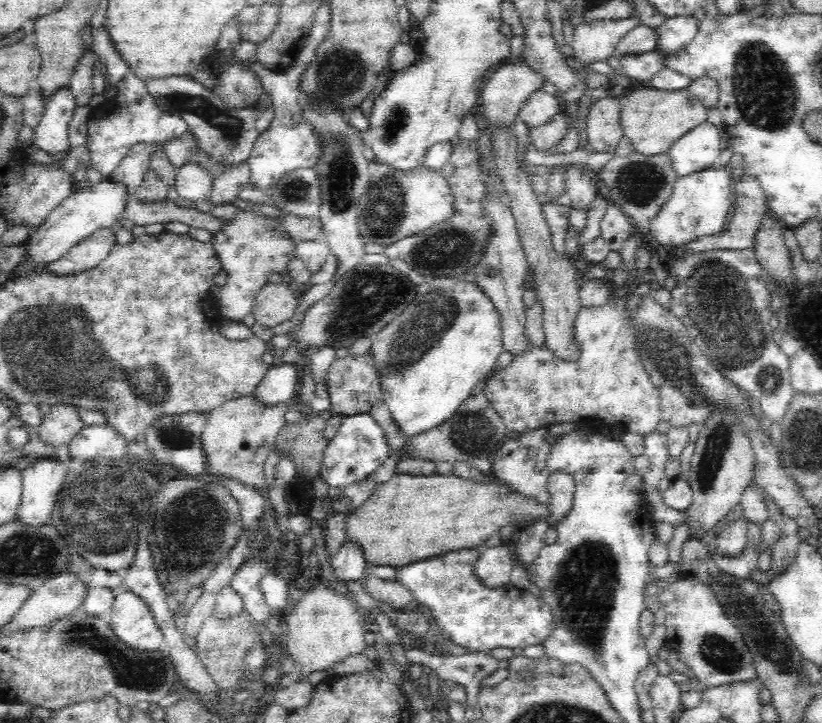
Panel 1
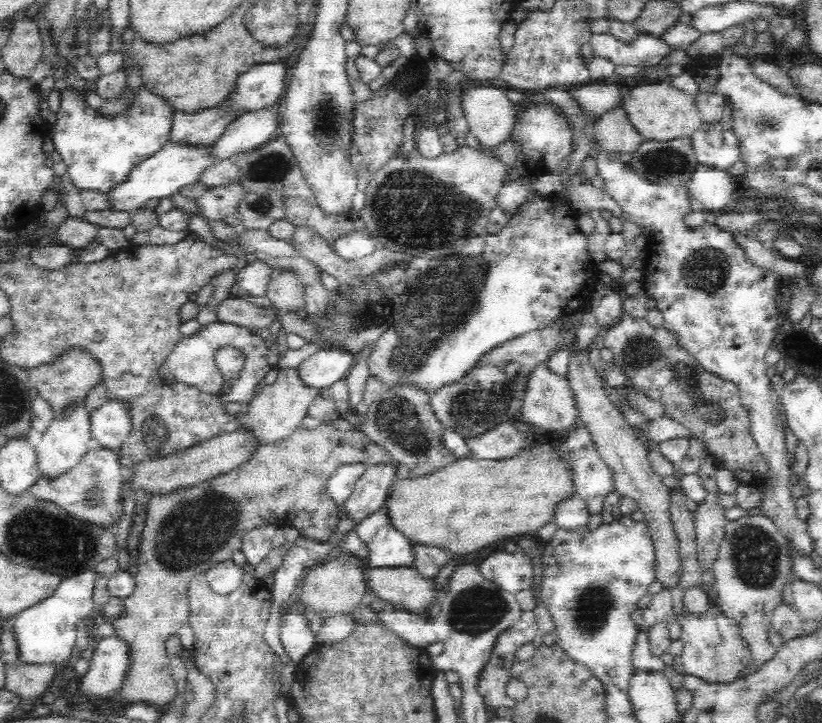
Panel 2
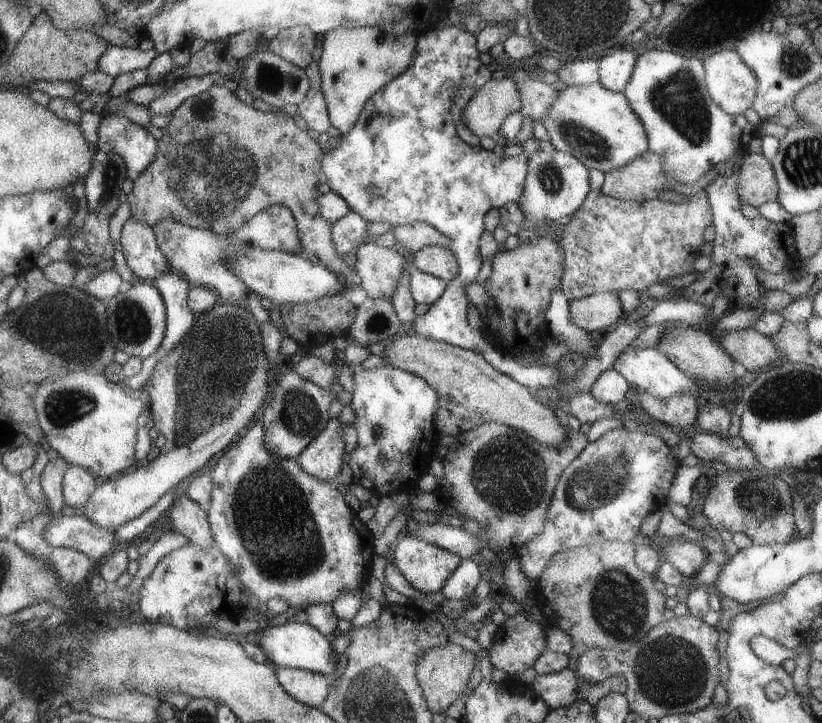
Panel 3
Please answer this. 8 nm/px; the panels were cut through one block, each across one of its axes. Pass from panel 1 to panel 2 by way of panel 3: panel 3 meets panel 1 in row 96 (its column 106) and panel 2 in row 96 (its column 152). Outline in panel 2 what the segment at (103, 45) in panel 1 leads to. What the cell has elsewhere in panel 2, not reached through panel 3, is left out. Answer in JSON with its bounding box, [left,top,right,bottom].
[47,85,175,194]

